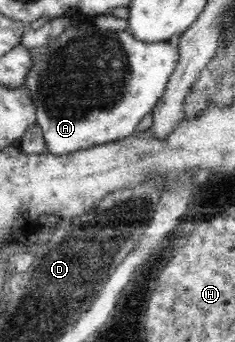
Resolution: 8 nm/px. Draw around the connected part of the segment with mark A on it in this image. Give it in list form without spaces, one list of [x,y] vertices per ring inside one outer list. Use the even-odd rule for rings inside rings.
[[[68,26],[58,37],[49,41],[45,54],[32,56],[32,65],[22,87],[30,94],[36,105],[36,120],[42,128],[48,152],[64,155],[118,141],[136,131],[136,125],[153,111],[158,100],[164,95],[176,63],[179,46],[169,40],[161,42],[143,42],[136,39],[127,30],[102,31],[86,39],[72,39],[72,26]]]

